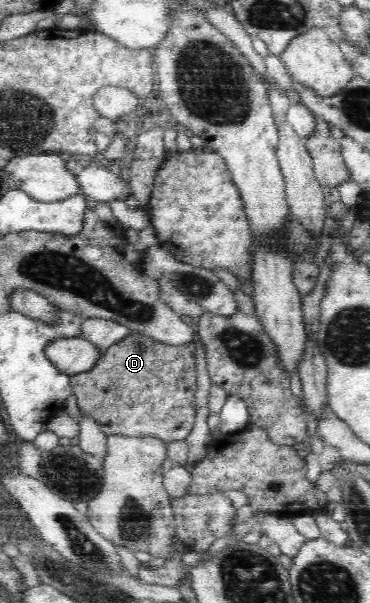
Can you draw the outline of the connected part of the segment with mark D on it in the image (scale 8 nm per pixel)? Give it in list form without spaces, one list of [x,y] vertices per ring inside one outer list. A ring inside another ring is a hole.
[[[131,332],[123,340],[107,348],[101,360],[90,371],[70,375],[72,393],[82,414],[92,418],[105,435],[157,435],[165,443],[189,439],[195,424],[197,381],[195,374],[195,344],[173,346]]]

